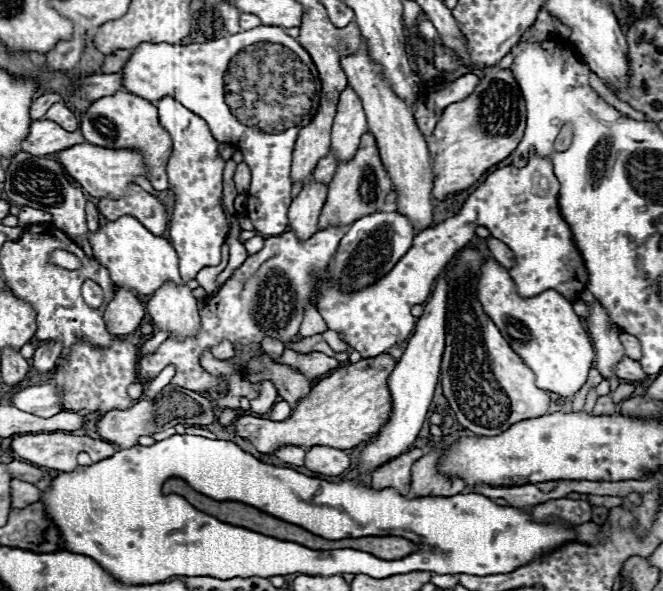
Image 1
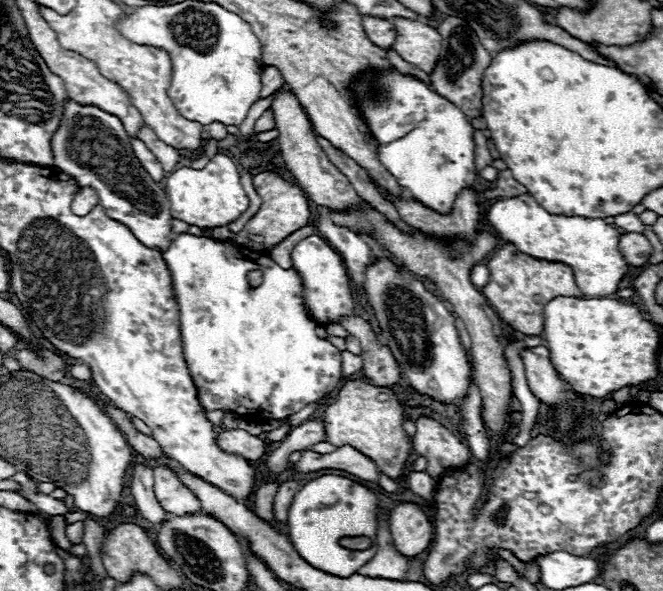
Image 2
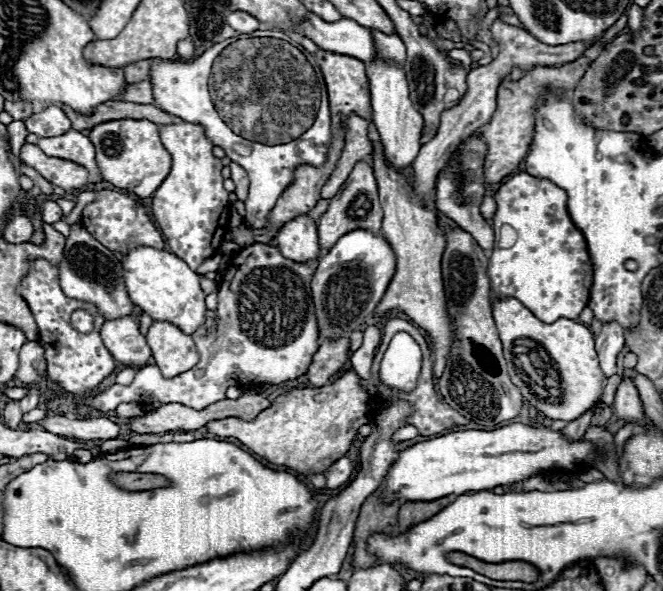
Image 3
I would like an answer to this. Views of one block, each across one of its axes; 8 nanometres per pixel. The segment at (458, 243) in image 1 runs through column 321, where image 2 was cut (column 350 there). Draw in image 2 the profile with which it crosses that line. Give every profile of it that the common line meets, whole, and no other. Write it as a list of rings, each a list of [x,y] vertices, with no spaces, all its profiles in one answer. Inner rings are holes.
[[[308,236],[304,238],[294,250],[292,250],[292,268],[300,274],[304,284],[304,302],[310,312],[310,316],[318,324],[332,324],[342,314],[354,314],[356,304],[352,298],[352,284],[344,266],[344,260],[340,254],[336,254],[320,236]]]

